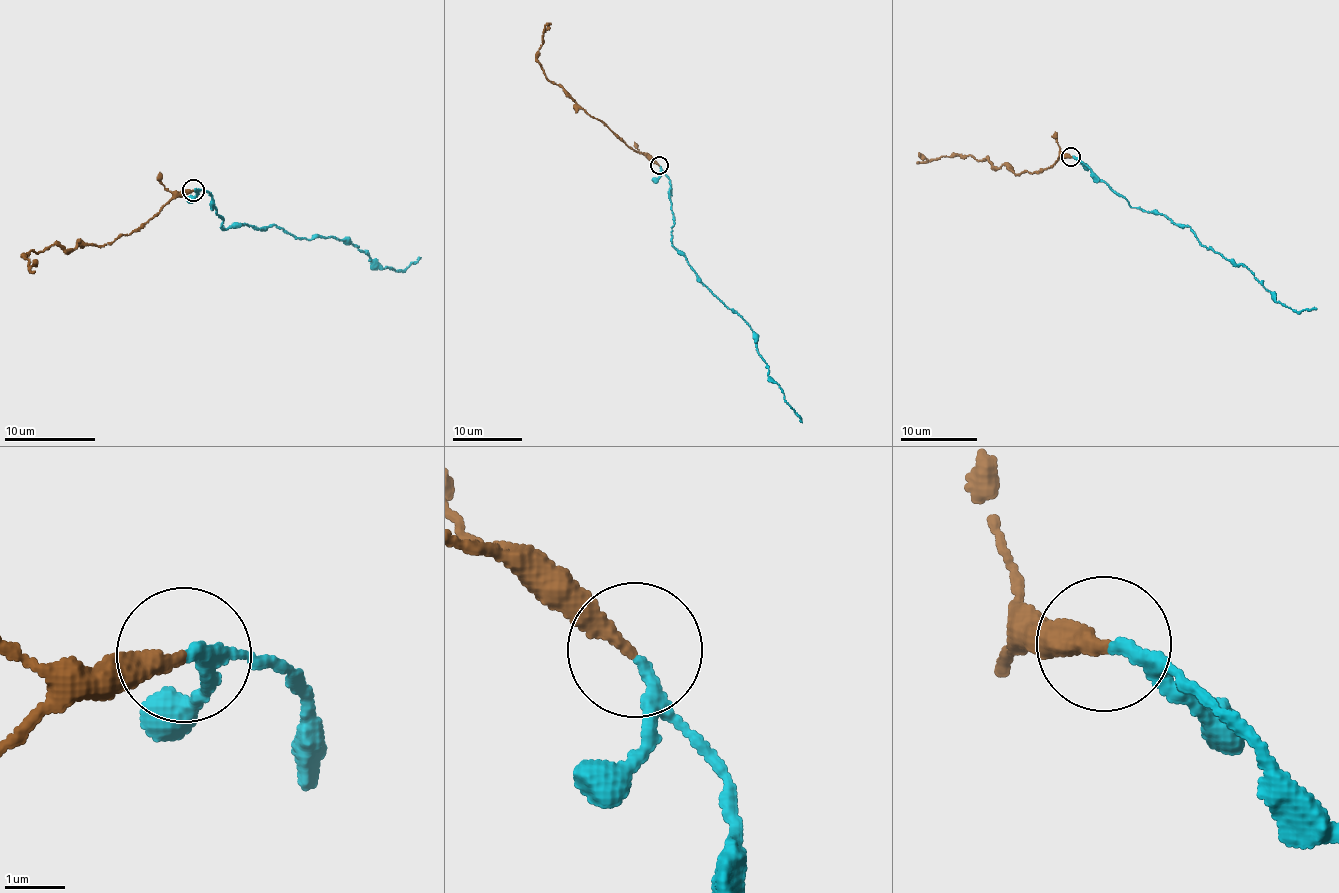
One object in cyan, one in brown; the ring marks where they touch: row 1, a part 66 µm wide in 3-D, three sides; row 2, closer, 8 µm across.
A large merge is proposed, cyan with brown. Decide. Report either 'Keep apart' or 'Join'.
Join

